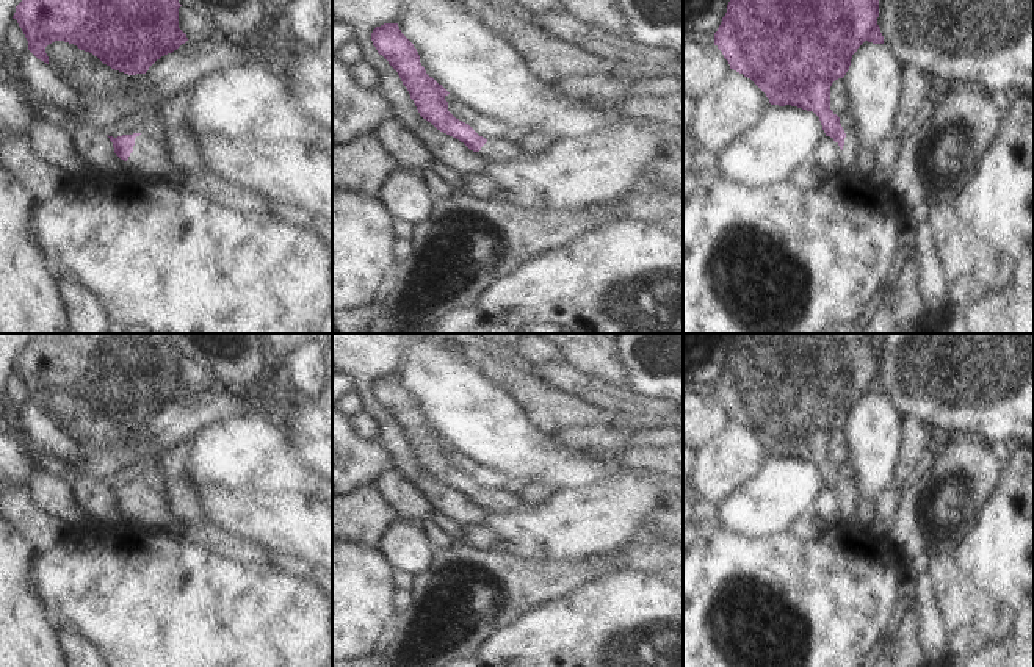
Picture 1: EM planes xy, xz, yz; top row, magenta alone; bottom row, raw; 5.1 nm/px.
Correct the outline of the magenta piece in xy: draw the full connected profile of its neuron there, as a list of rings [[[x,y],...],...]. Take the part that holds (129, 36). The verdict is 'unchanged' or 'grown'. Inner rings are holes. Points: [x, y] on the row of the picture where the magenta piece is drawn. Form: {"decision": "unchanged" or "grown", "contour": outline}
{"decision": "unchanged", "contour": [[[22,0],[13,19],[17,20],[28,50],[49,64],[45,47],[55,41],[77,45],[114,70],[146,74],[161,56],[188,41],[179,28],[179,0]]]}

